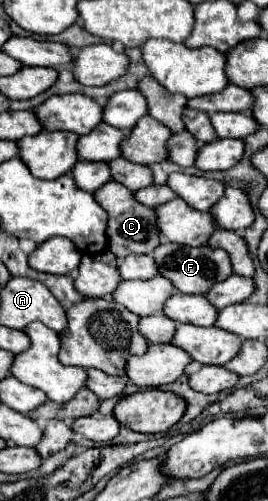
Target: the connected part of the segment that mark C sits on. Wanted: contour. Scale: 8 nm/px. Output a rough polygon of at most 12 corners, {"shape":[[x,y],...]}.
{"shape":[[117,181],[95,191],[109,215],[109,251],[151,255],[155,209]]}

